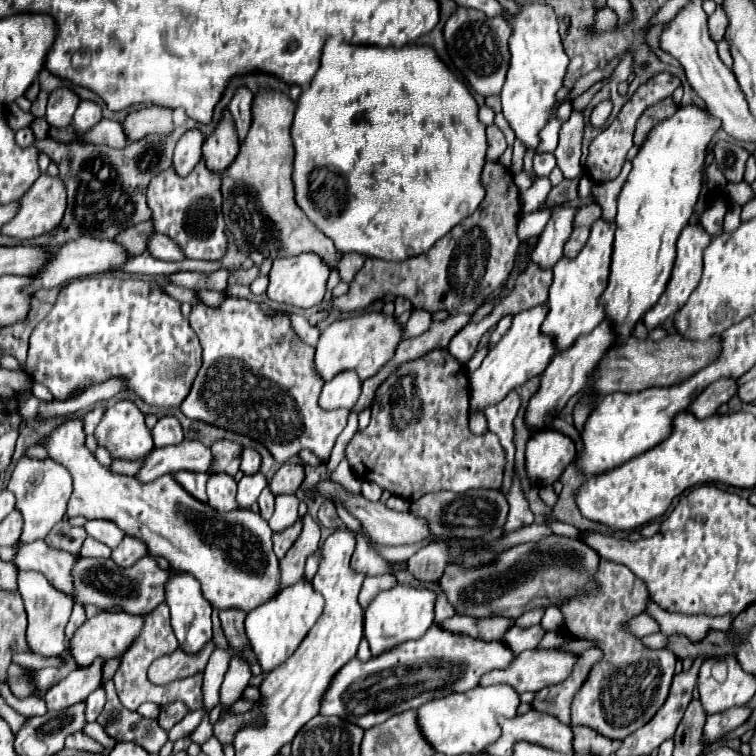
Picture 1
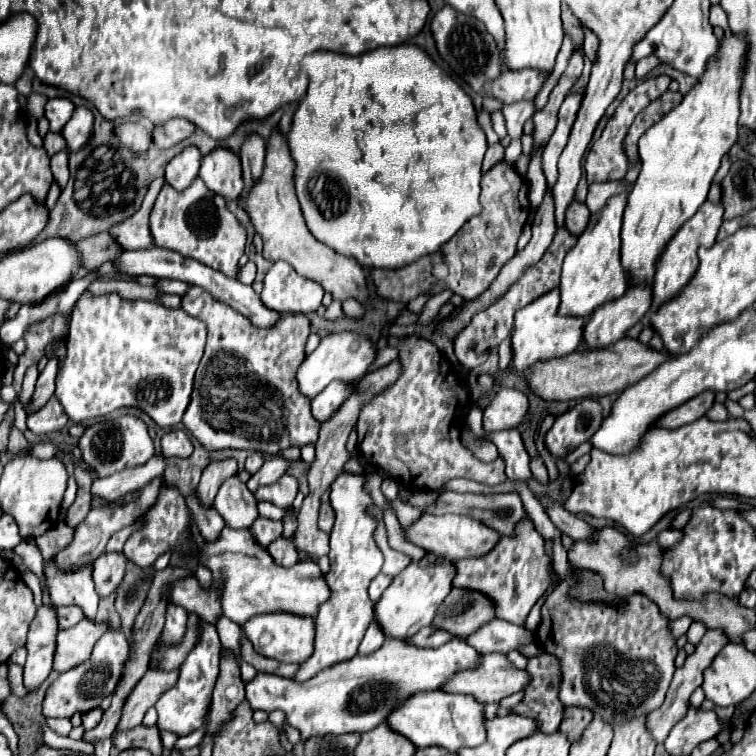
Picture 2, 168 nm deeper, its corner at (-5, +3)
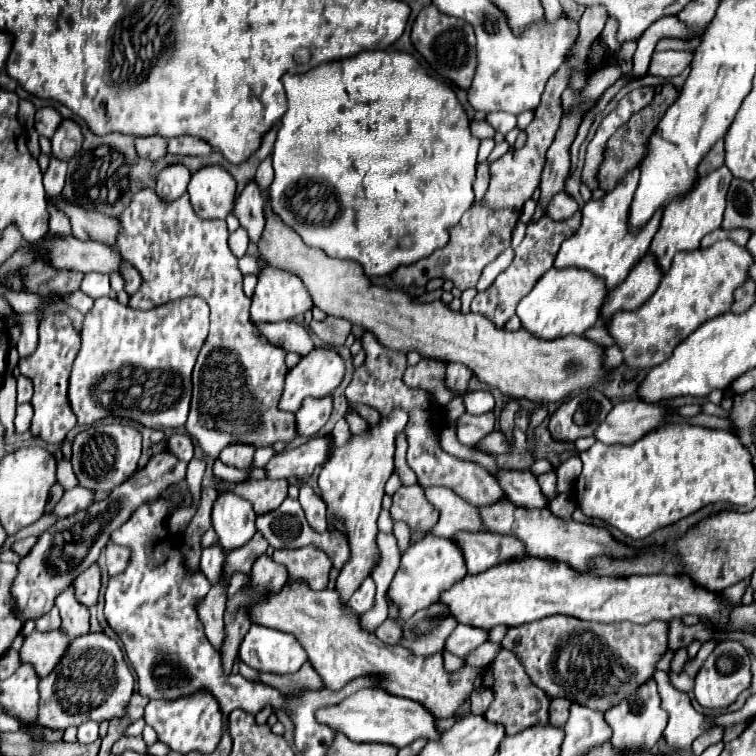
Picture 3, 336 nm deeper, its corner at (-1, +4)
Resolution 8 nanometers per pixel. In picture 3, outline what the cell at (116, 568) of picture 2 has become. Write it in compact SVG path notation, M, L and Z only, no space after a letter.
M99 564L89 566L83 574L79 574L79 578L75 578L73 584L75 584L75 596L79 596L79 602L83 602L85 606L97 604L99 590L101 590L101 568L99 568Z

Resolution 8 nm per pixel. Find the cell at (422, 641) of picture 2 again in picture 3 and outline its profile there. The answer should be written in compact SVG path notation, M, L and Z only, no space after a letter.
M389 618L377 628L375 634L377 634L379 640L383 640L383 642L387 642L387 644L397 644L397 642L401 642L401 638L403 638L401 626L399 626L397 622L389 620Z

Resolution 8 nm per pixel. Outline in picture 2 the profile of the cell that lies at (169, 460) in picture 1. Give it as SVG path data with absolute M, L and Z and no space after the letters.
M155 455L151 457L145 465L139 467L131 467L125 469L121 473L115 473L111 477L105 479L93 479L91 485L91 497L95 499L103 499L103 501L115 501L135 489L141 489L143 485L147 485L151 479L155 477L163 477L165 471L165 457L163 455Z

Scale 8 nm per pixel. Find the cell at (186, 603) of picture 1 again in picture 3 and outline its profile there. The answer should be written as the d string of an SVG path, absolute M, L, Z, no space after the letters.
M197 690L189 696L181 696L175 700L151 700L145 708L145 722L155 728L161 742L165 742L171 750L187 754L187 752L201 752L211 754L219 744L223 722L221 722L221 708L215 696L209 690Z

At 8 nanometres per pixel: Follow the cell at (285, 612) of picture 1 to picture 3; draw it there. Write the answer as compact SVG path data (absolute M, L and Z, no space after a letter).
M253 624L245 634L239 648L239 658L255 670L275 674L297 672L301 664L309 660L293 634L285 634L259 624Z

